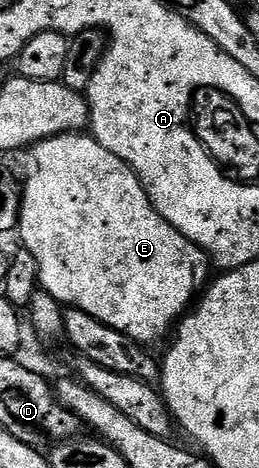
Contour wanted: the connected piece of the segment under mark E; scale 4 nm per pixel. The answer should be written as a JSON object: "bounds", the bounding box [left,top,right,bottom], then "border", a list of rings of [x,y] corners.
{"bounds":[17,132,209,347],"border":[[[82,132],[62,133],[56,137],[47,137],[44,141],[39,141],[26,150],[25,157],[27,157],[27,182],[24,180],[21,185],[17,237],[23,240],[22,248],[33,255],[42,289],[49,291],[49,295],[53,295],[53,299],[57,299],[60,305],[80,309],[85,311],[85,315],[93,315],[93,319],[113,327],[113,331],[121,331],[125,335],[129,335],[129,339],[133,339],[138,345],[151,347],[154,341],[161,340],[163,336],[166,338],[176,328],[180,318],[192,308],[200,290],[208,284],[207,264],[209,265],[209,258],[207,254],[189,239],[185,239],[185,235],[181,235],[181,231],[174,229],[152,207],[151,199],[144,191],[143,184],[139,182],[135,172],[121,159],[117,159],[117,155],[113,155],[113,151],[101,147],[101,143],[97,143],[94,137],[84,135]]]}

